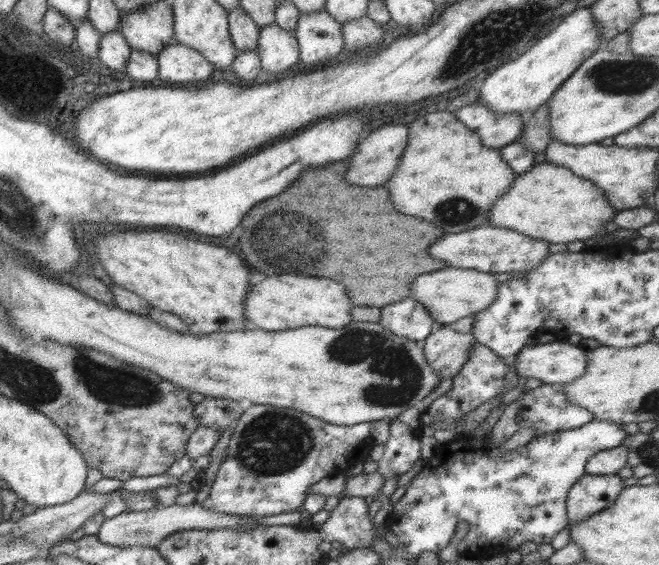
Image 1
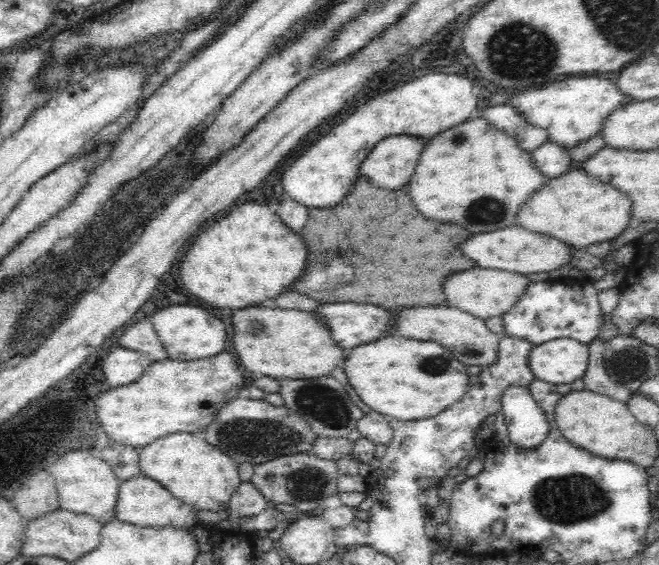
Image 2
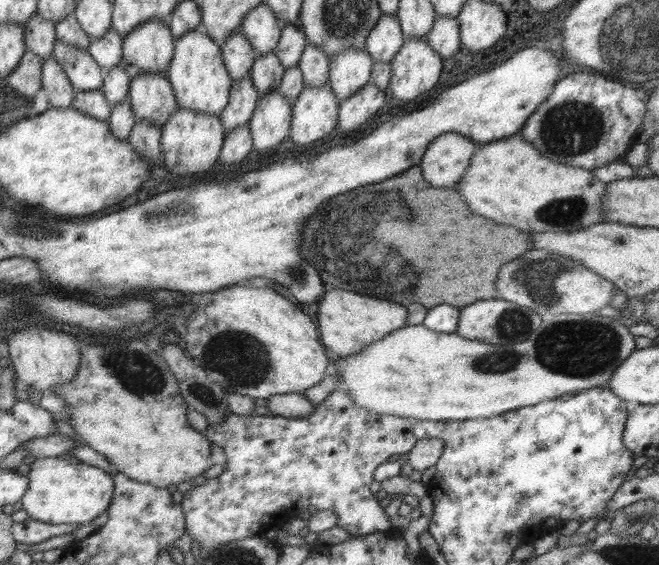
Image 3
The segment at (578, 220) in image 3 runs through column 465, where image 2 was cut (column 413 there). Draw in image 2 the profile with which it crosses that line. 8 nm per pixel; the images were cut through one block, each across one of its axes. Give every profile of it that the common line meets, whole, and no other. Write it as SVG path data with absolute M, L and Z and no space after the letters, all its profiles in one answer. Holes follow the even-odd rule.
M475 115L462 124L447 128L427 139L418 156L418 164L406 186L415 210L428 220L454 222L472 234L490 232L515 224L514 215L526 196L531 195L547 179L534 167L532 154L518 148L506 132L490 126L485 118Z

